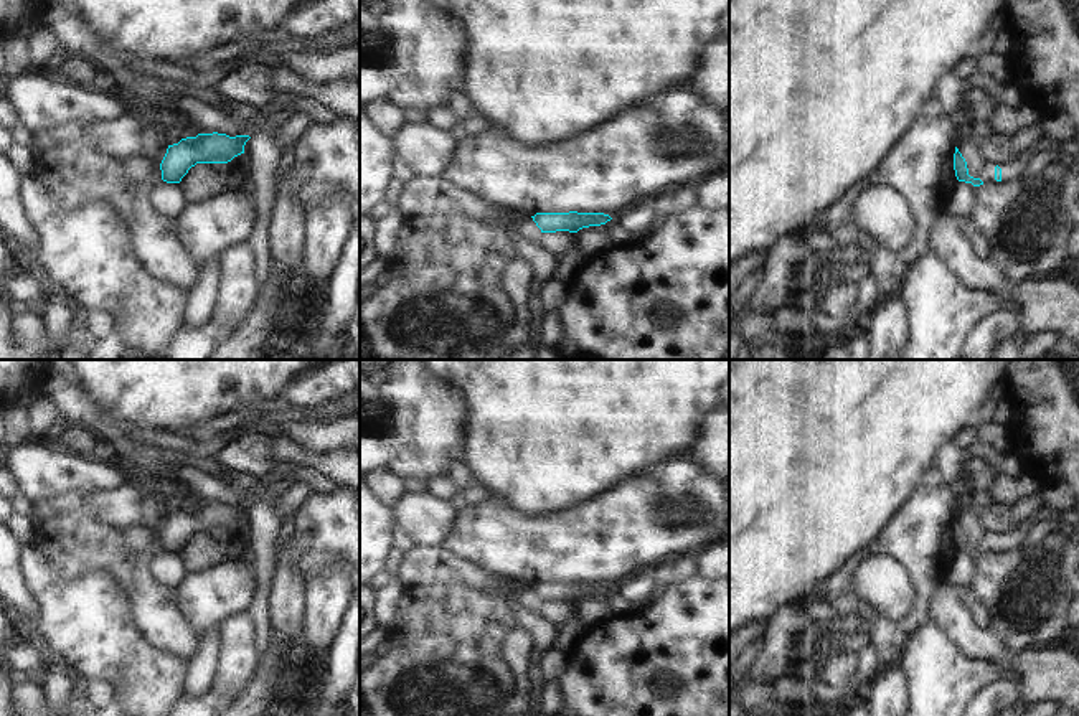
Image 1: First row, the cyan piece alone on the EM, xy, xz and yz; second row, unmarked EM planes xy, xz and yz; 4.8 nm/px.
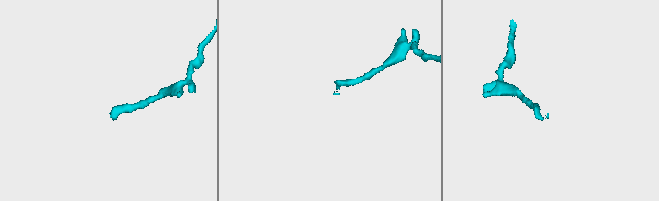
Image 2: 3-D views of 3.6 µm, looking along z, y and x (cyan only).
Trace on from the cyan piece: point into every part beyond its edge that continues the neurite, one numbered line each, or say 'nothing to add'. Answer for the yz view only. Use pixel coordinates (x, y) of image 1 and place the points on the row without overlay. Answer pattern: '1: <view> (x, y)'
nothing to add

